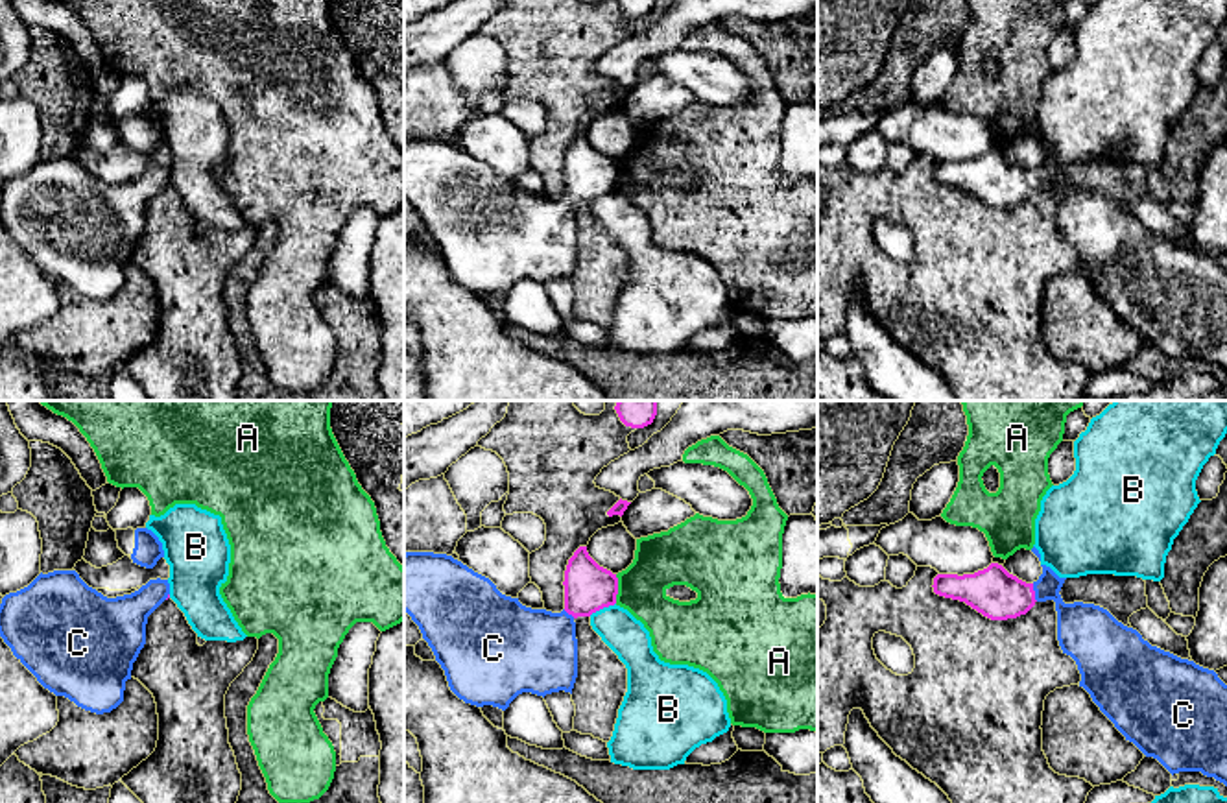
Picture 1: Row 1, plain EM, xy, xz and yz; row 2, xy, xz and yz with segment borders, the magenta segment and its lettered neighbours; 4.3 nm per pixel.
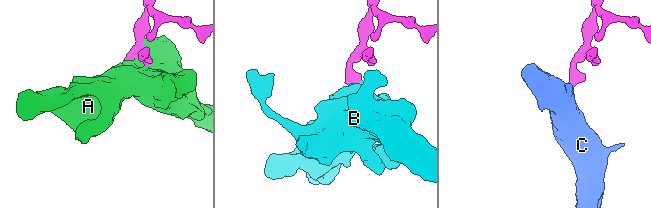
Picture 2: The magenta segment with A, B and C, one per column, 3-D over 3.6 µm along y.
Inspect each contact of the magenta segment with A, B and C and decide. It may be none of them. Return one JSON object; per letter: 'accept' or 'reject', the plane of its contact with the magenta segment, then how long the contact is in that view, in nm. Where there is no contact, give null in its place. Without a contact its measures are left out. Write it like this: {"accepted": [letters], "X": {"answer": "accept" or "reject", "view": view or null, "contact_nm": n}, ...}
{"accepted": ["C"], "A": {"answer": "reject", "view": "xz", "contact_nm": 130}, "B": {"answer": "reject", "view": "xz", "contact_nm": 130}, "C": {"answer": "accept", "view": "yz", "contact_nm": 80}}

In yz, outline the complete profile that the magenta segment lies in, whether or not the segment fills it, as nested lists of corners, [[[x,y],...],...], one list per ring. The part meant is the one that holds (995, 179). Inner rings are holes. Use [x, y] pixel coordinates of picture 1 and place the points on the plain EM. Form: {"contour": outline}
{"contour": [[[991,150],[974,161],[937,161],[934,179],[959,186],[991,207],[1026,201],[1037,188],[1054,186],[1057,227],[1081,260],[1083,273],[1114,314],[1146,343],[1157,345],[1172,362],[1201,358],[1227,373],[1227,271],[1214,257],[1151,233],[1142,222],[1094,190],[1065,190],[1059,177],[1066,164],[1041,151],[1037,168],[1026,170],[1002,151]]]}

